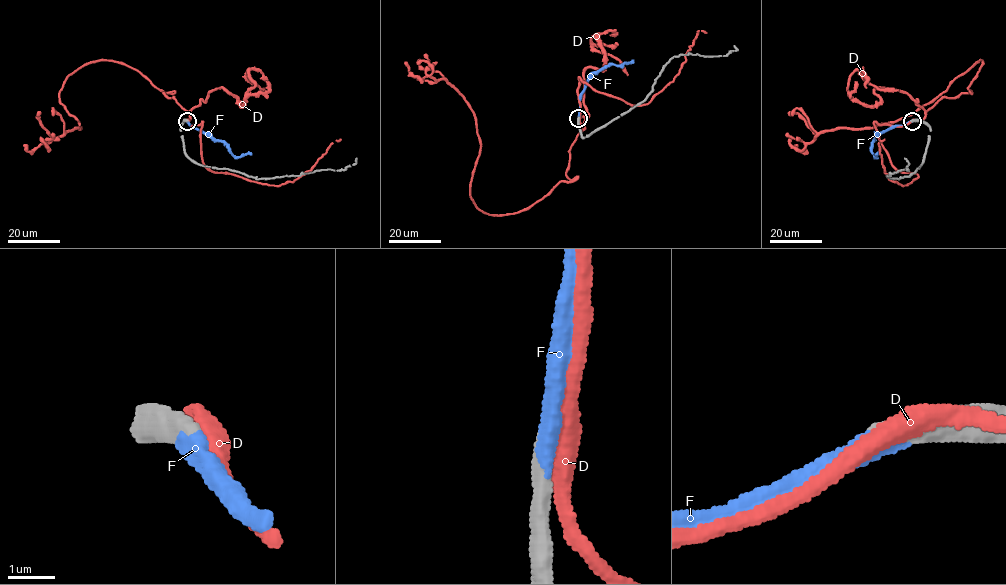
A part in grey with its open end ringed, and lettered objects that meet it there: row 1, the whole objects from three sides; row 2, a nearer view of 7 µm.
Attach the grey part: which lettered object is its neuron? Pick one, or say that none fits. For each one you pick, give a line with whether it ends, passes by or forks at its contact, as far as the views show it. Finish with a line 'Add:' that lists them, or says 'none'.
F: it ends there
Add: F

